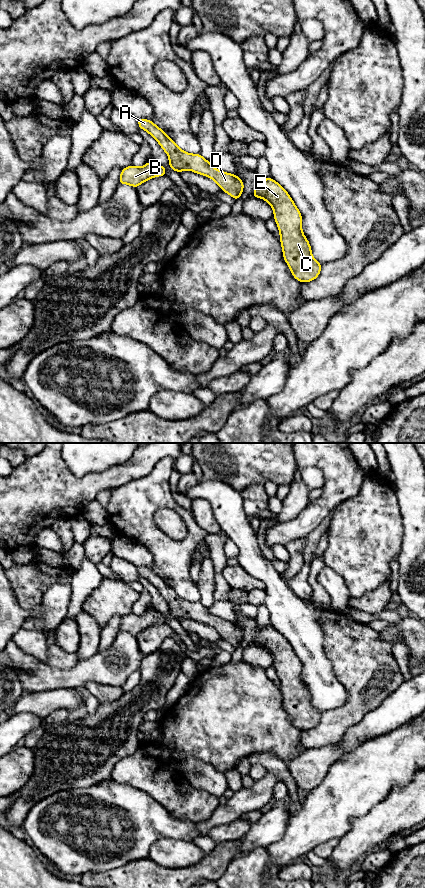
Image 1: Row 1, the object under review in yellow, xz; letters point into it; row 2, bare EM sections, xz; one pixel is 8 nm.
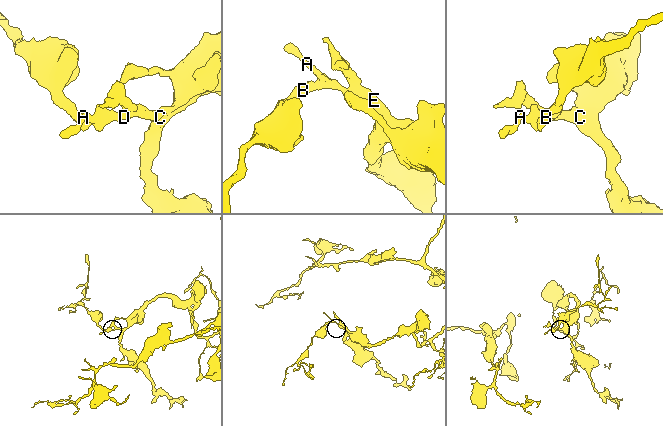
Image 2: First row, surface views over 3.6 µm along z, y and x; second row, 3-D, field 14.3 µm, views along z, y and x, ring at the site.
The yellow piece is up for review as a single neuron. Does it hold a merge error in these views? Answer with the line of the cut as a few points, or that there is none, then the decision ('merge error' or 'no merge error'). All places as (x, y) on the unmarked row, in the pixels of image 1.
no cut; no merge error

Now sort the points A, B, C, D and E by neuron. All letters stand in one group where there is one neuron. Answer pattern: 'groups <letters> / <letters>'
groups A B C D E

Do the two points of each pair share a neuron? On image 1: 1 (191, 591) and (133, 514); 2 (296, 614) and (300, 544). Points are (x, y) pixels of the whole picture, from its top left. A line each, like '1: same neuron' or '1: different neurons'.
1: same neuron
2: different neurons

